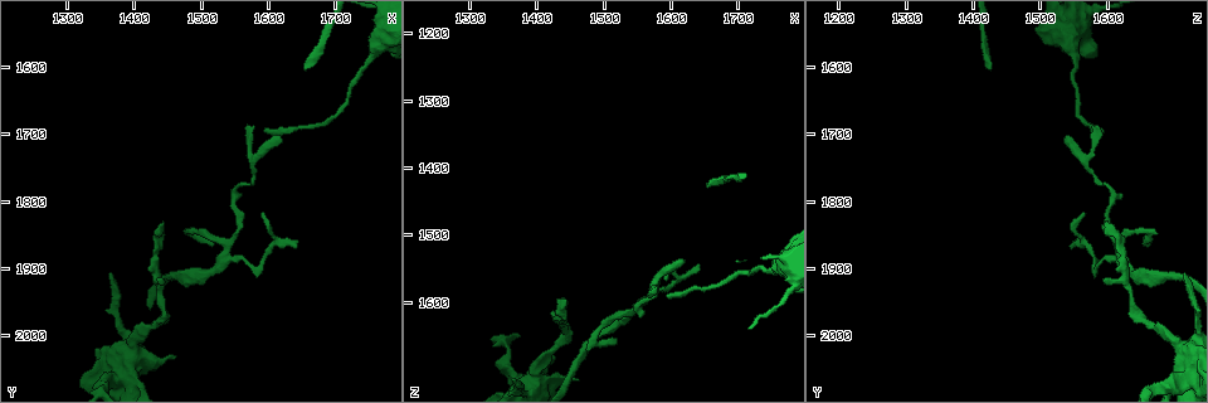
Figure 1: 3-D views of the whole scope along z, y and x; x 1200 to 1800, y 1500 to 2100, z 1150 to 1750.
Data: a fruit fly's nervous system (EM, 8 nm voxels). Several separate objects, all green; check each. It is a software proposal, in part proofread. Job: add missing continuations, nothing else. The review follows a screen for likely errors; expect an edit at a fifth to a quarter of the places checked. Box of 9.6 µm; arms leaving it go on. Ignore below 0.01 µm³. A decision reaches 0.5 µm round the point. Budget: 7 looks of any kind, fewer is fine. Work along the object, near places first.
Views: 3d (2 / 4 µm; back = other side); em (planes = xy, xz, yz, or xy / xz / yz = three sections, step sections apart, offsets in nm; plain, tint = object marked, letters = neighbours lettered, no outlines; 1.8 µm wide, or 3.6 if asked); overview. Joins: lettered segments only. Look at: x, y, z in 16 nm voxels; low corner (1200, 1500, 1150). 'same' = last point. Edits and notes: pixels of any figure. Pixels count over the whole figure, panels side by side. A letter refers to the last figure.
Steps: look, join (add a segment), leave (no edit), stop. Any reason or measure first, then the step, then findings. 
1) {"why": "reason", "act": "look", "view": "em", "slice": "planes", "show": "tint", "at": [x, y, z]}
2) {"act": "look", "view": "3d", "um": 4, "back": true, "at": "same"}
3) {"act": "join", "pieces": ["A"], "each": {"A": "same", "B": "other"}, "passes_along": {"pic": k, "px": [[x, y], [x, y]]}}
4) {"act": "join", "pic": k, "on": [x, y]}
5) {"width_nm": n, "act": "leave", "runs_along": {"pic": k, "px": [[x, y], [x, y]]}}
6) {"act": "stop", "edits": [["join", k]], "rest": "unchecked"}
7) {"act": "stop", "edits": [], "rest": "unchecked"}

{"why": "an open end", "act": "look", "view": "em", "slice": "planes", "show": "letters", "at": [1620, 1700, 1540]}

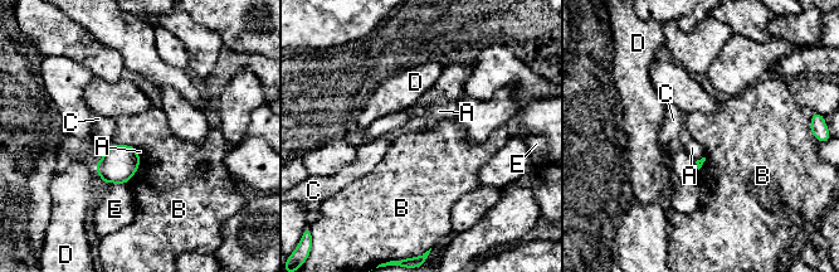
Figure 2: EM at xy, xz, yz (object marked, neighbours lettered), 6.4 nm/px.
{"act": "leave", "each": {"A": "other", "B": "other", "C": "other", "D": "other", "E": "other"}, "border": {"pic": 2, "px": [[141, 158], [137, 171], [126, 183]]}, "found": "no lettered segment goes on from it"}

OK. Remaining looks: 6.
{"why": "calibre changes", "act": "look", "view": "3d", "um": 4, "at": [1390, 2060, 1720]}

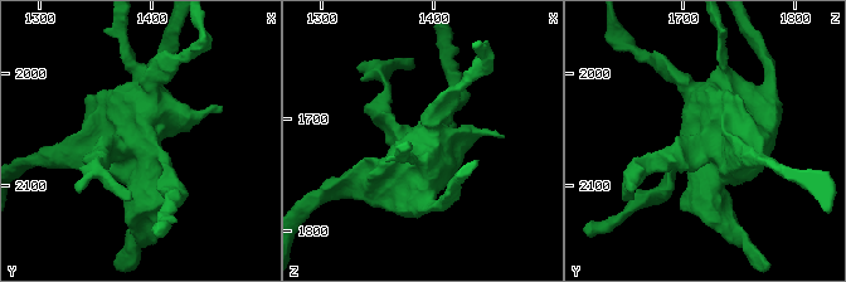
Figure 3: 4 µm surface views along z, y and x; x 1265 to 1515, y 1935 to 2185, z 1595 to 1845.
{"why": "now the EM", "act": "look", "view": "em", "um": 3.6, "slice": "xy", "step": 4, "show": "letters", "at": [1392, 2062, 1720]}

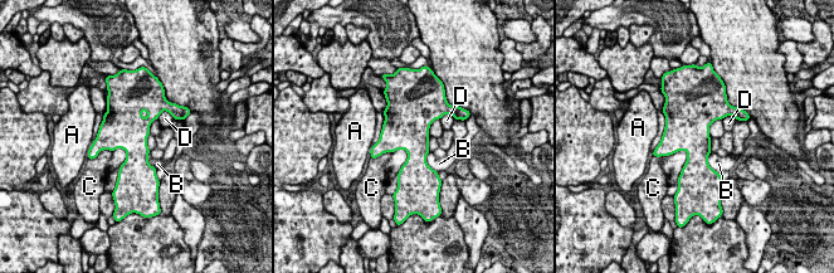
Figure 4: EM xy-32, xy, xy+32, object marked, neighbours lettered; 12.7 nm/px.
{"why": "another direction", "act": "look", "view": "em", "um": 3.6, "slice": "planes", "show": "letters", "at": "same"}

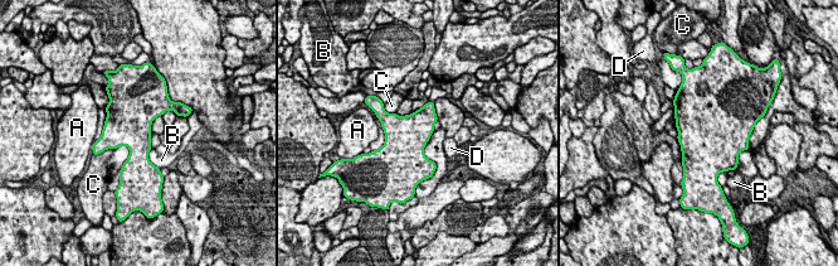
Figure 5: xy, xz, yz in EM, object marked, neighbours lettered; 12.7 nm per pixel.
{"act": "leave", "each": {"A": "other", "B": "other", "C": "other", "D": "other"}, "border": {"pic": 5, "px": [[151, 148], [149, 159], [160, 168]]}, "found": "no lettered segment goes on from it"}

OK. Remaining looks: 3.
{"why": "an open end", "act": "look", "view": "em", "slice": "xz", "step": 16, "show": "tint", "at": [1440, 1830, 1595]}

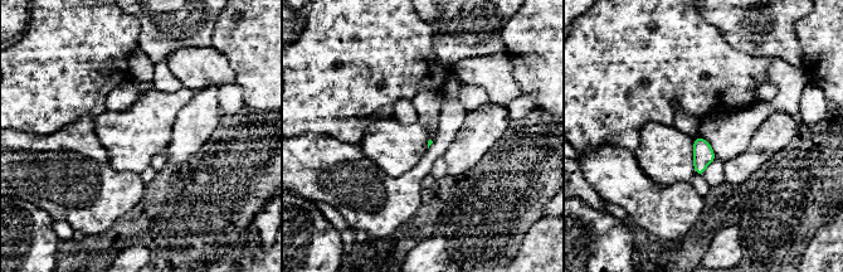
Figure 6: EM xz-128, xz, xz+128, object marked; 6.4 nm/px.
{"act": "look", "view": "em", "slice": "planes", "show": "letters", "at": "same"}

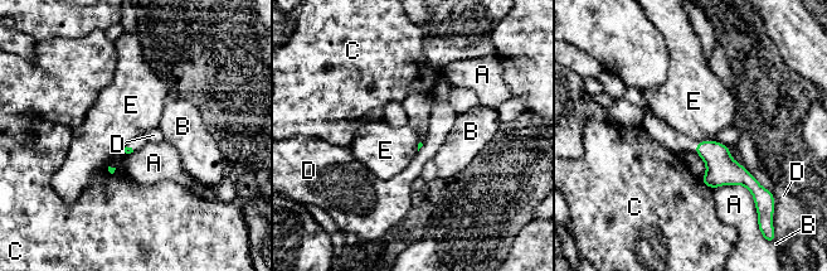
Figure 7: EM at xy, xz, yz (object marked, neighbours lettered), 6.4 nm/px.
{"longest_contact_nm": ["A", 280], "act": "leave", "each": {"A": "other", "B": "other", "C": "other", "D": "other", "E": "other"}, "found": "none of them fits"}

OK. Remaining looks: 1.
{"act": "stop", "edits": [], "rest": "unchecked"}

